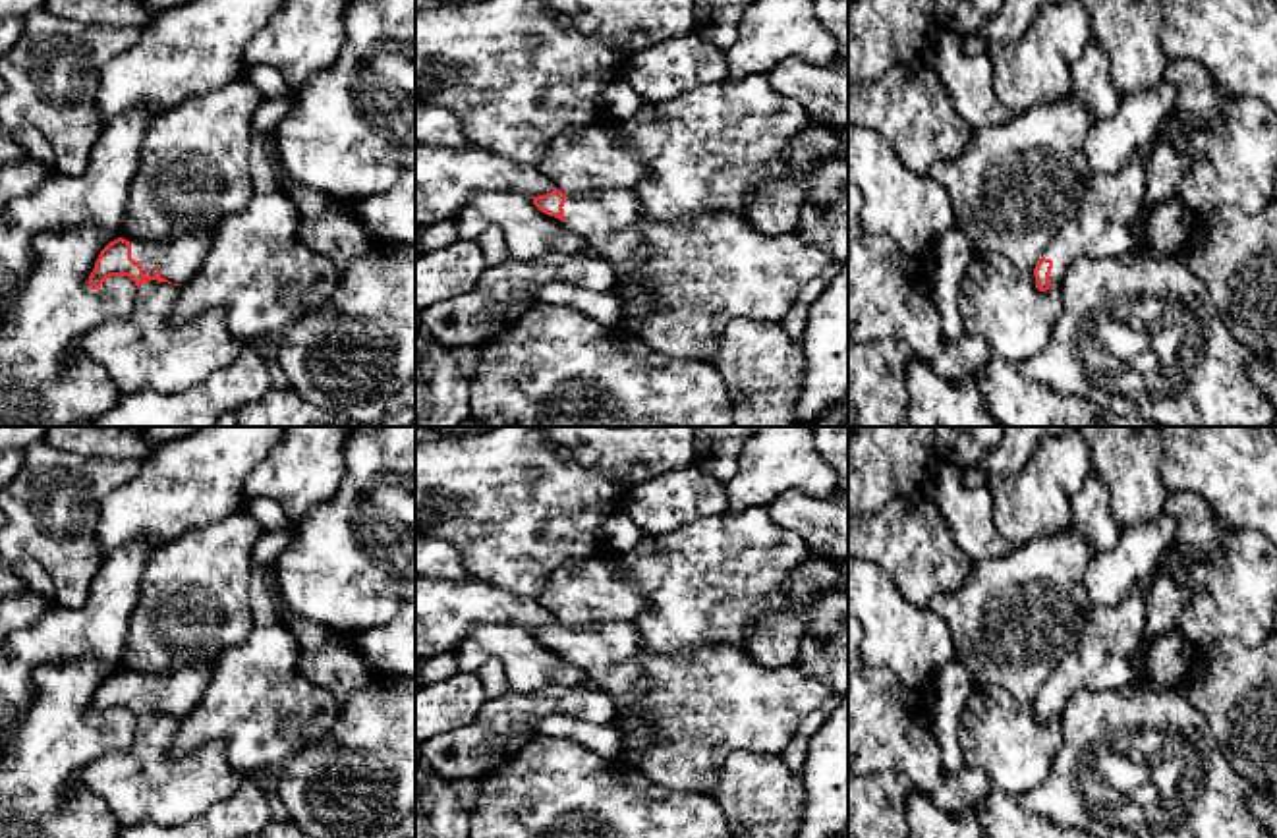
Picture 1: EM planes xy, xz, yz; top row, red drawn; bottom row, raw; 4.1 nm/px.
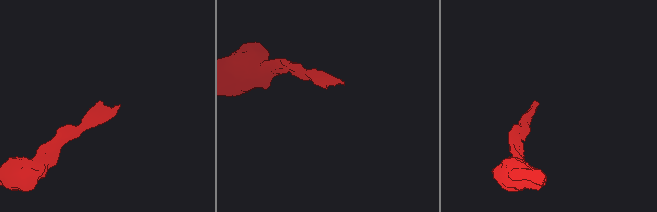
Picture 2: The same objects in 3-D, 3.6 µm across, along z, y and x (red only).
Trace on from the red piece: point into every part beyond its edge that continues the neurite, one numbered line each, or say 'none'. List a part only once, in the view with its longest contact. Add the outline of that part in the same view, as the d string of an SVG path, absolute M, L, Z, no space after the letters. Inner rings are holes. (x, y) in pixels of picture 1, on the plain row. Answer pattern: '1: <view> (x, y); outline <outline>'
1: xy (178, 692); outline M205 660L205 662L185 664L182 668L162 674L137 672L131 676L131 691L143 699L143 707L155 709L158 705L168 714L185 718L201 701L201 695L207 689L213 664L214 660Z

